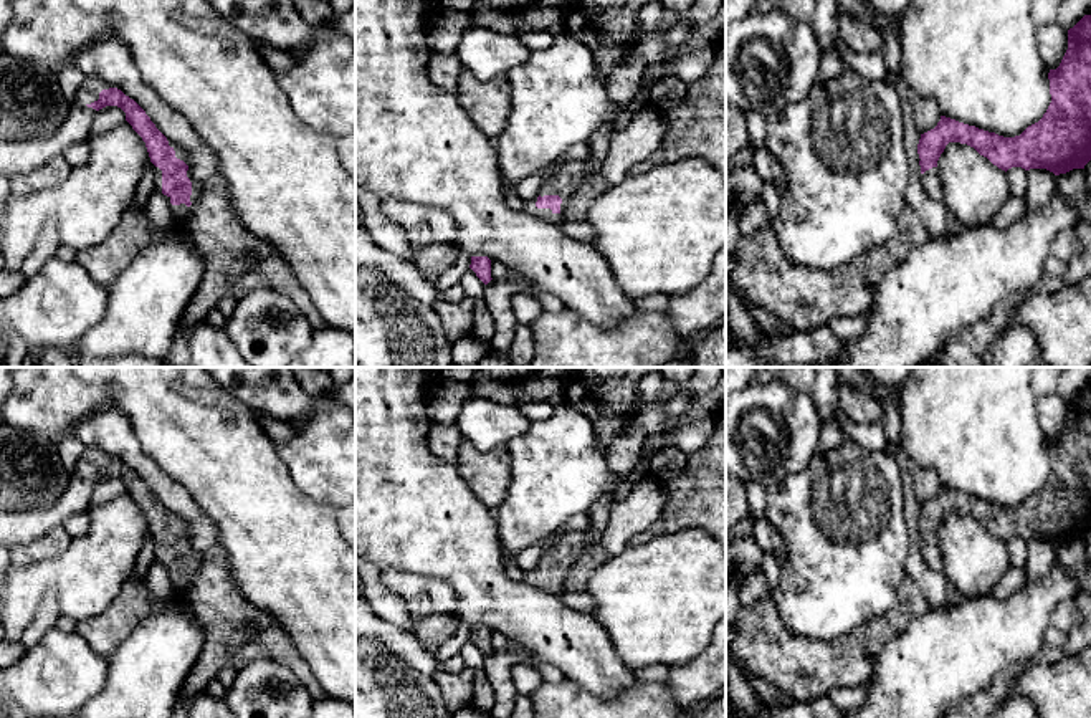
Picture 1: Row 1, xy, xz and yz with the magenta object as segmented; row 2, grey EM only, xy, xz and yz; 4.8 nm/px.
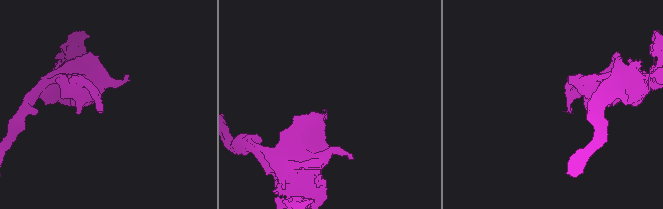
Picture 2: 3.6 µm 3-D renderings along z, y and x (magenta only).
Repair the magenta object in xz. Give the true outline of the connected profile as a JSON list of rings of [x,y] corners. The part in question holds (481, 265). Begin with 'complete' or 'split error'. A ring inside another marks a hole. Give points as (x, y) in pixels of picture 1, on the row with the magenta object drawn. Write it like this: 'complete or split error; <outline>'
complete; [[[471,256],[469,268],[476,273],[476,276],[488,285],[491,278],[491,260],[488,256]]]

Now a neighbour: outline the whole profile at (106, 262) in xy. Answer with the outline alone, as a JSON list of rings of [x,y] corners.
[[[131,203],[111,235],[99,245],[78,251],[74,263],[81,265],[96,283],[109,288],[126,271],[134,251],[159,242],[193,247],[182,222],[165,230],[154,228],[147,208]]]

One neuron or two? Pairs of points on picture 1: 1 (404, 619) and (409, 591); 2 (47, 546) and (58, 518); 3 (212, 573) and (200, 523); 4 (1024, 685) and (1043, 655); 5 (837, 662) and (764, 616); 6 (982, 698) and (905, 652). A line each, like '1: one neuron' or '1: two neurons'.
1: two neurons
2: two neurons
3: two neurons
4: two neurons
5: one neuron
6: two neurons

